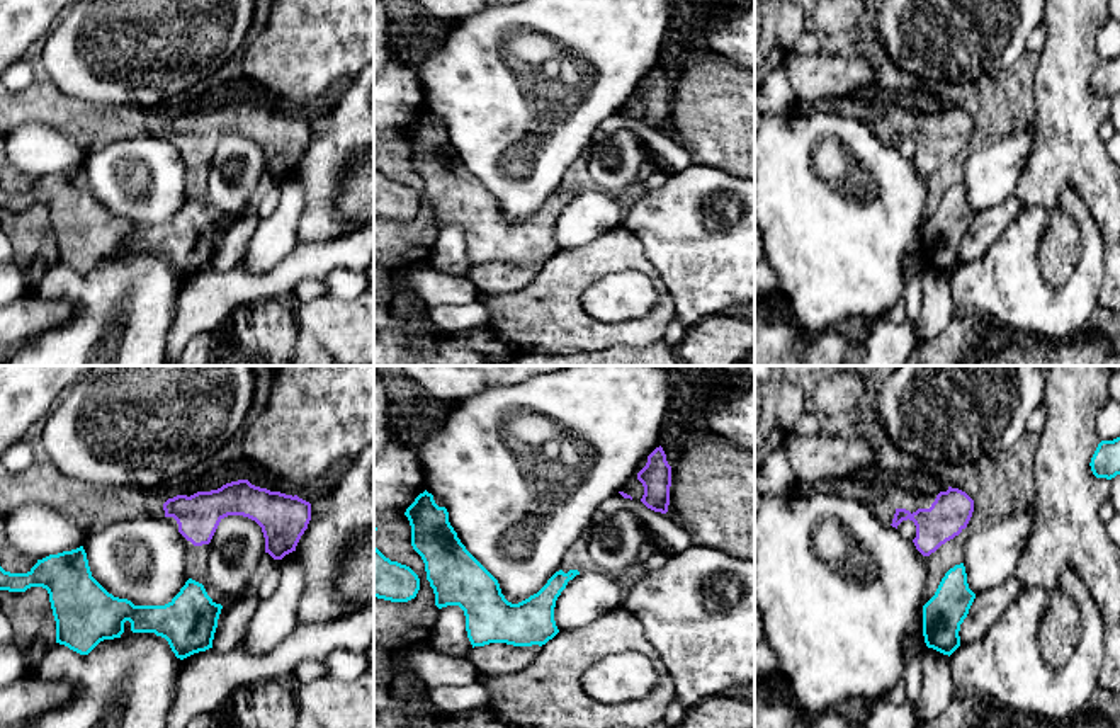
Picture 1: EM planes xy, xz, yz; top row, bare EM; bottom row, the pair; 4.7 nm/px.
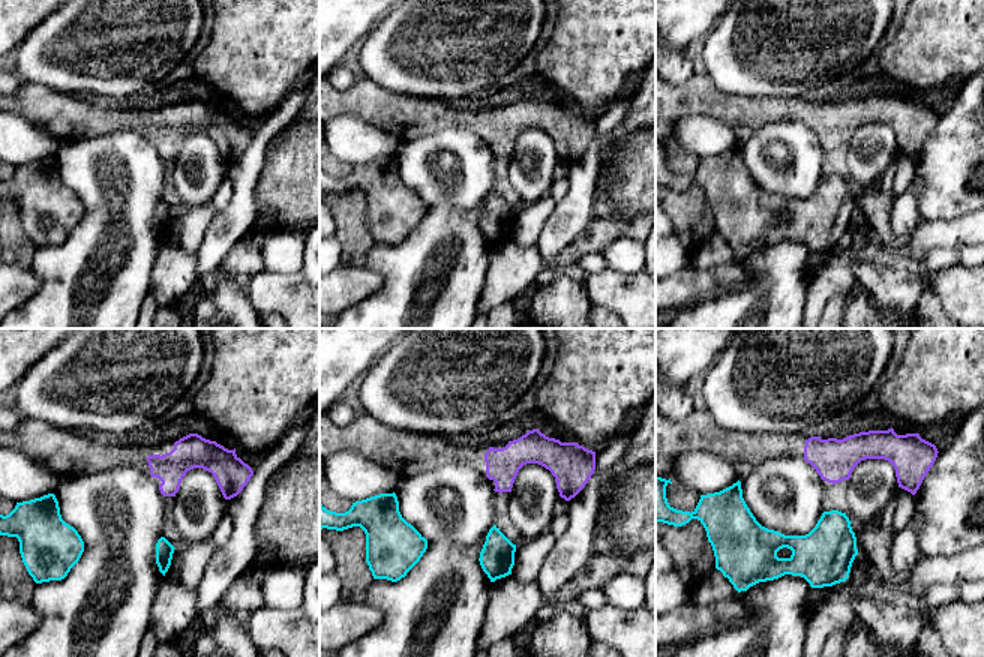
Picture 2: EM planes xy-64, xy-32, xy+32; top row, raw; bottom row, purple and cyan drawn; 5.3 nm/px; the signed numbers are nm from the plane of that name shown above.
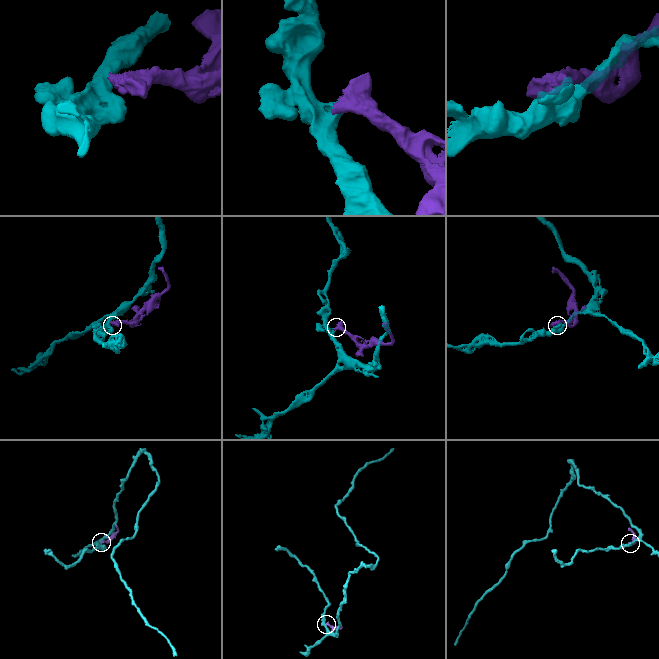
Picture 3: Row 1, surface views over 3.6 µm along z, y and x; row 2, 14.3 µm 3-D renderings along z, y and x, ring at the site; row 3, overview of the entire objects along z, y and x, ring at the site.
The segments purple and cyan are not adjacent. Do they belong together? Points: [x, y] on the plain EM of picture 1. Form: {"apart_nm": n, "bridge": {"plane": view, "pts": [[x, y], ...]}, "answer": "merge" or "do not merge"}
{"apart_nm": 110, "bridge": {"plane": "yz", "pts": [[933, 170], [950, 187]]}, "answer": "do not merge"}

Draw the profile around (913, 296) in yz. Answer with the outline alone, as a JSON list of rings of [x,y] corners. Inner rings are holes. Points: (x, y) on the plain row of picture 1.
[[[921,252],[914,253],[908,260],[908,267],[906,267],[908,286],[904,291],[904,306],[906,306],[908,320],[916,330],[918,342],[919,342],[918,325],[919,325],[919,316],[923,308],[923,276],[926,267],[928,265]]]

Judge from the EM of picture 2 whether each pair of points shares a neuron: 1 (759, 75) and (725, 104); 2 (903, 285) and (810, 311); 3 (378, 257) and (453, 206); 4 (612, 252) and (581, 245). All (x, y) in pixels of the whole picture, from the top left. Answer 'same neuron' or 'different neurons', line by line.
1: different neurons
2: different neurons
3: same neuron
4: different neurons

